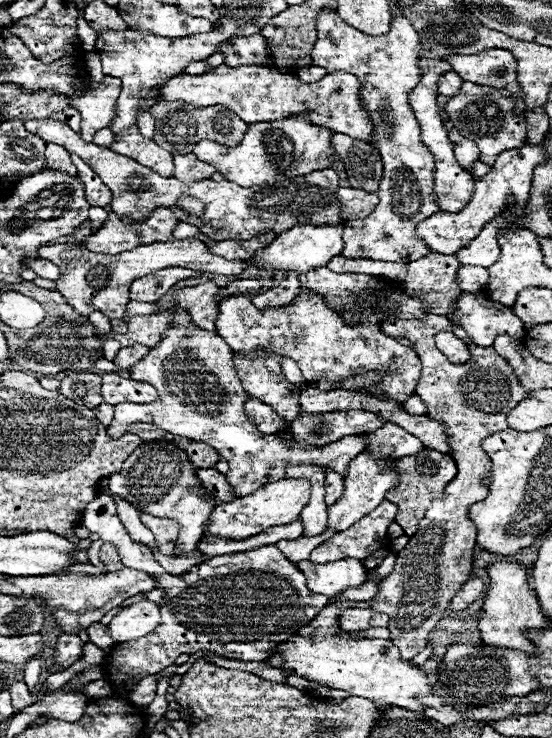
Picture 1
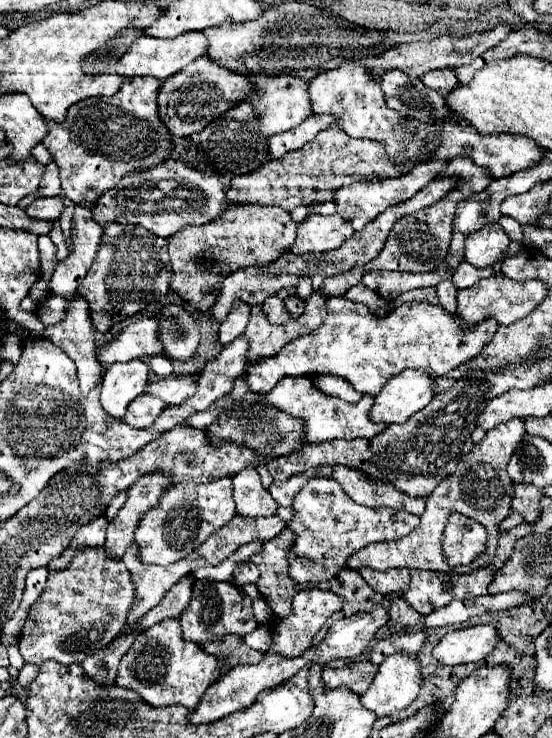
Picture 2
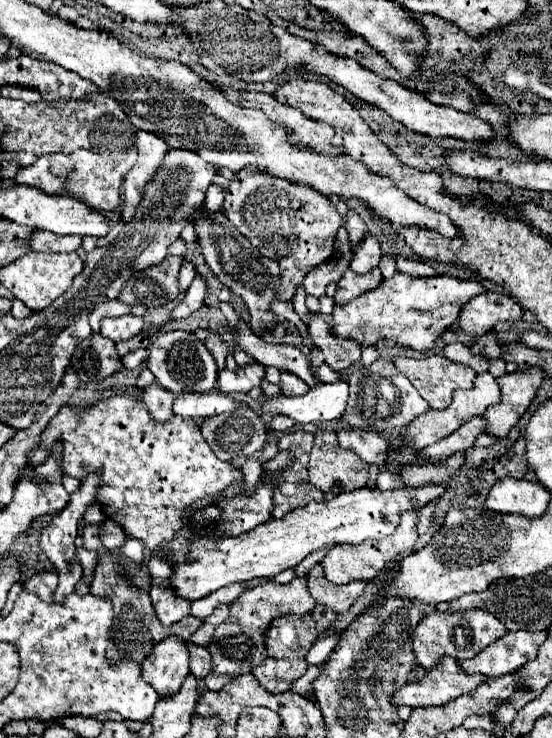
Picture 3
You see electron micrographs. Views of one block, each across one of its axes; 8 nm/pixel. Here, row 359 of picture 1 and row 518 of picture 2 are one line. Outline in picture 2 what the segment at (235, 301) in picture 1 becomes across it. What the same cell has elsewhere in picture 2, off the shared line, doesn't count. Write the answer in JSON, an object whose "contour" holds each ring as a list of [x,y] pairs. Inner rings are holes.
{"contour":[[[310,478],[294,496],[294,516],[286,528],[294,532],[294,544],[288,550],[288,576],[298,584],[332,580],[346,564],[348,556],[368,546],[370,542],[396,540],[412,532],[420,518],[404,510],[368,508],[352,502],[350,496],[332,478]]]}

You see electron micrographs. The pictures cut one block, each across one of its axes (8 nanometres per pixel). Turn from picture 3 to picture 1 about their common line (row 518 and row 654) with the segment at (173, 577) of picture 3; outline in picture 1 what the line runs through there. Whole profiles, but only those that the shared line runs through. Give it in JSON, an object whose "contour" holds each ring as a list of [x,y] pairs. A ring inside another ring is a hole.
{"contour":[[[292,636],[288,642],[276,646],[272,654],[282,656],[282,674],[284,676],[302,676],[310,682],[316,682],[326,688],[346,690],[352,696],[368,700],[384,700],[390,706],[400,706],[418,714],[424,714],[424,706],[418,704],[416,696],[430,694],[432,686],[428,684],[426,674],[420,668],[414,668],[410,662],[402,660],[398,648],[390,640],[348,640],[348,638],[300,638]]]}

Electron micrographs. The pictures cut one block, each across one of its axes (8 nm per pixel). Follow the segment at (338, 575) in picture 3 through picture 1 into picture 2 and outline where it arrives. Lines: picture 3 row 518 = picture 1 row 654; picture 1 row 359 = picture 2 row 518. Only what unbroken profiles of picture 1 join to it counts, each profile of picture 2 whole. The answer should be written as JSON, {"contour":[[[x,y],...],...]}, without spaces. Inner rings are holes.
{"contour":[[[510,420],[510,422],[504,422],[504,424],[498,424],[496,428],[488,430],[486,436],[482,438],[482,442],[478,442],[466,456],[464,460],[460,460],[460,464],[456,466],[456,472],[452,476],[446,476],[438,486],[436,486],[436,492],[432,492],[432,496],[428,496],[428,502],[426,502],[426,510],[424,514],[420,516],[420,524],[418,528],[414,528],[408,536],[402,536],[400,540],[386,540],[386,542],[380,542],[380,544],[368,544],[368,548],[362,548],[360,552],[352,554],[348,558],[348,568],[352,570],[362,570],[362,568],[372,568],[372,570],[392,570],[392,568],[426,568],[426,570],[442,570],[442,572],[470,572],[474,568],[482,568],[486,566],[490,560],[492,560],[492,554],[498,546],[498,524],[508,516],[510,512],[510,500],[512,500],[512,480],[508,478],[506,474],[506,464],[516,448],[516,444],[522,440],[522,436],[526,434],[524,430],[524,420]],[[452,512],[460,512],[476,522],[480,522],[486,530],[488,530],[488,546],[486,546],[486,552],[484,555],[478,556],[472,564],[468,566],[455,567],[453,570],[448,566],[446,558],[442,554],[442,548],[440,548],[440,536],[442,536],[442,530],[446,526],[446,520]]]}

